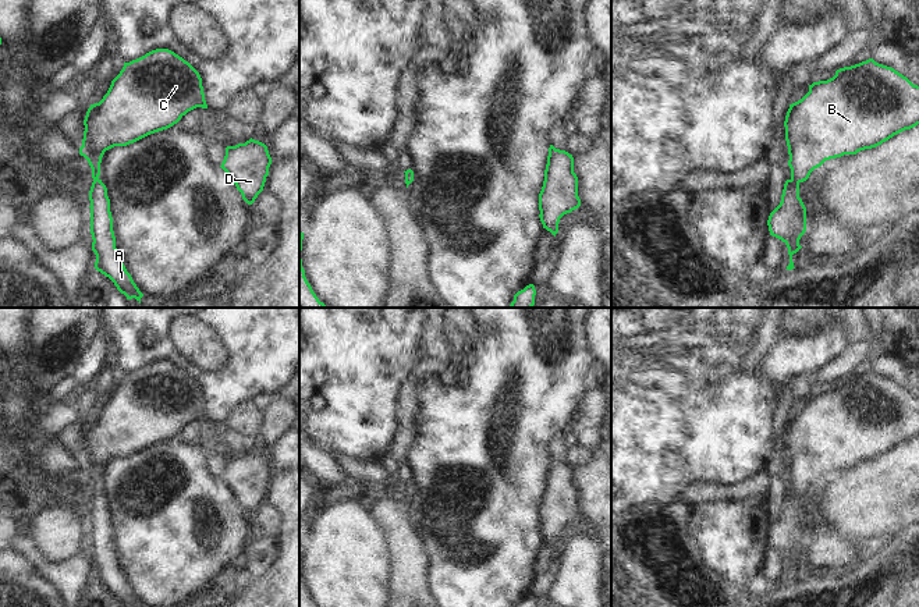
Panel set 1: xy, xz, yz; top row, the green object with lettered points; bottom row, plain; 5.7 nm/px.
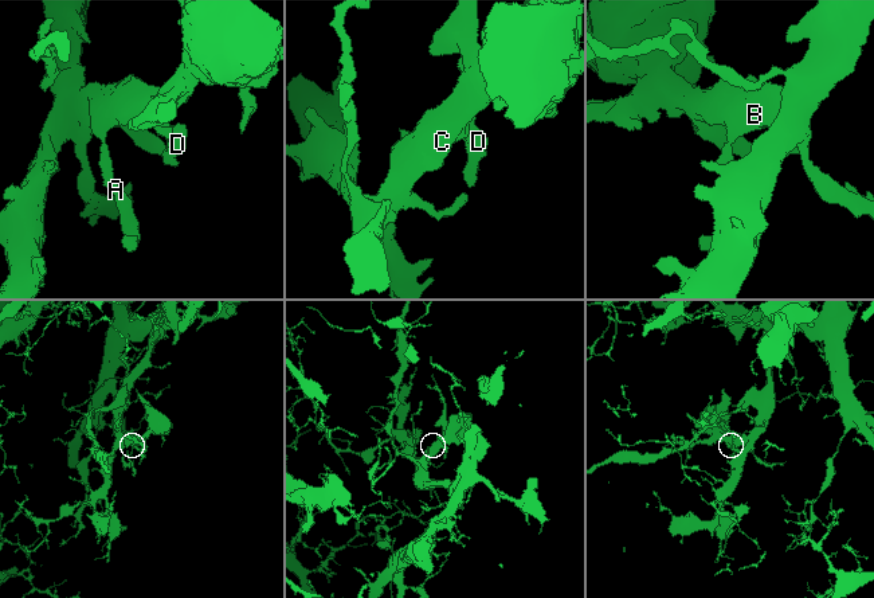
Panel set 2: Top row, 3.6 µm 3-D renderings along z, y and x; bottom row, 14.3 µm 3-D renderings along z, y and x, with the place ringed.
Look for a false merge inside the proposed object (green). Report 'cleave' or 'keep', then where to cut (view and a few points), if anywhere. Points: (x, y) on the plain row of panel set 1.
keep; no cut

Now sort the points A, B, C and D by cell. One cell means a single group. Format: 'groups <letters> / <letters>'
groups A B C D

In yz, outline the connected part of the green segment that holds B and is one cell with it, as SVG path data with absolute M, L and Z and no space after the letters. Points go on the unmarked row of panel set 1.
M873 370L840 380L827 393L813 394L801 412L790 416L784 439L791 490L785 493L781 514L767 532L770 547L781 551L788 560L787 582L795 581L792 567L802 560L799 551L806 543L806 519L799 510L799 496L826 472L876 459L918 436L919 398Z

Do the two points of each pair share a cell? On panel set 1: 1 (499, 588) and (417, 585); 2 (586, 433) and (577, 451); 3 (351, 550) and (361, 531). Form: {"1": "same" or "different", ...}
{"1": "different", "2": "different", "3": "same"}

